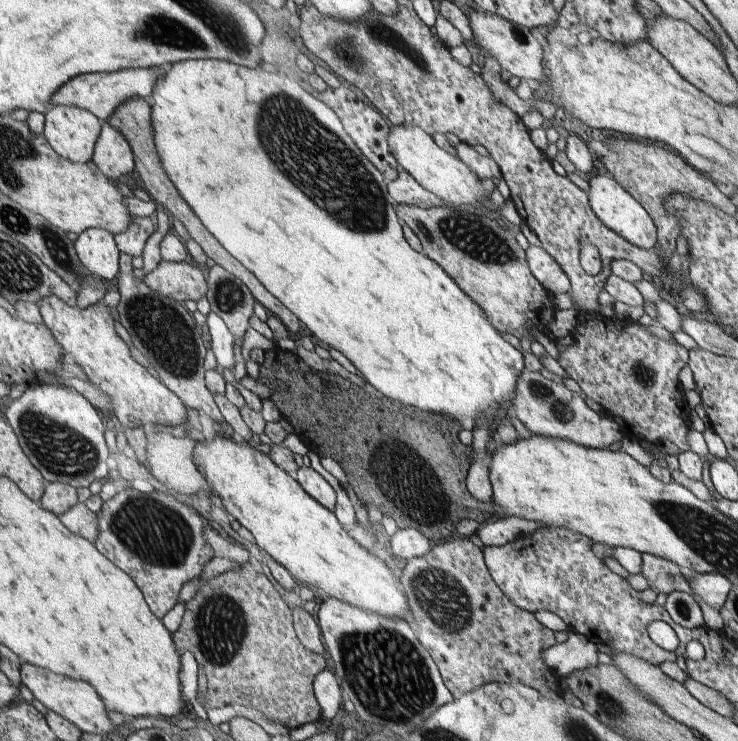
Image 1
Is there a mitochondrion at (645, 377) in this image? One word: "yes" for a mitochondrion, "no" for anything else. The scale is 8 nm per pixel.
yes

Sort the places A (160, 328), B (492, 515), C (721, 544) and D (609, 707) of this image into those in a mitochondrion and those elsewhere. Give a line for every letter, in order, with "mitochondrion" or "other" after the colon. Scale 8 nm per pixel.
A: mitochondrion
B: other
C: mitochondrion
D: mitochondrion

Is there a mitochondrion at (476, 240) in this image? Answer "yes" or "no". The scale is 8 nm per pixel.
yes

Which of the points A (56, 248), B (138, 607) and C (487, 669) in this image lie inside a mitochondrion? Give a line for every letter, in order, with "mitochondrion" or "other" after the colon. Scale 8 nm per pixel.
A: mitochondrion
B: other
C: other

